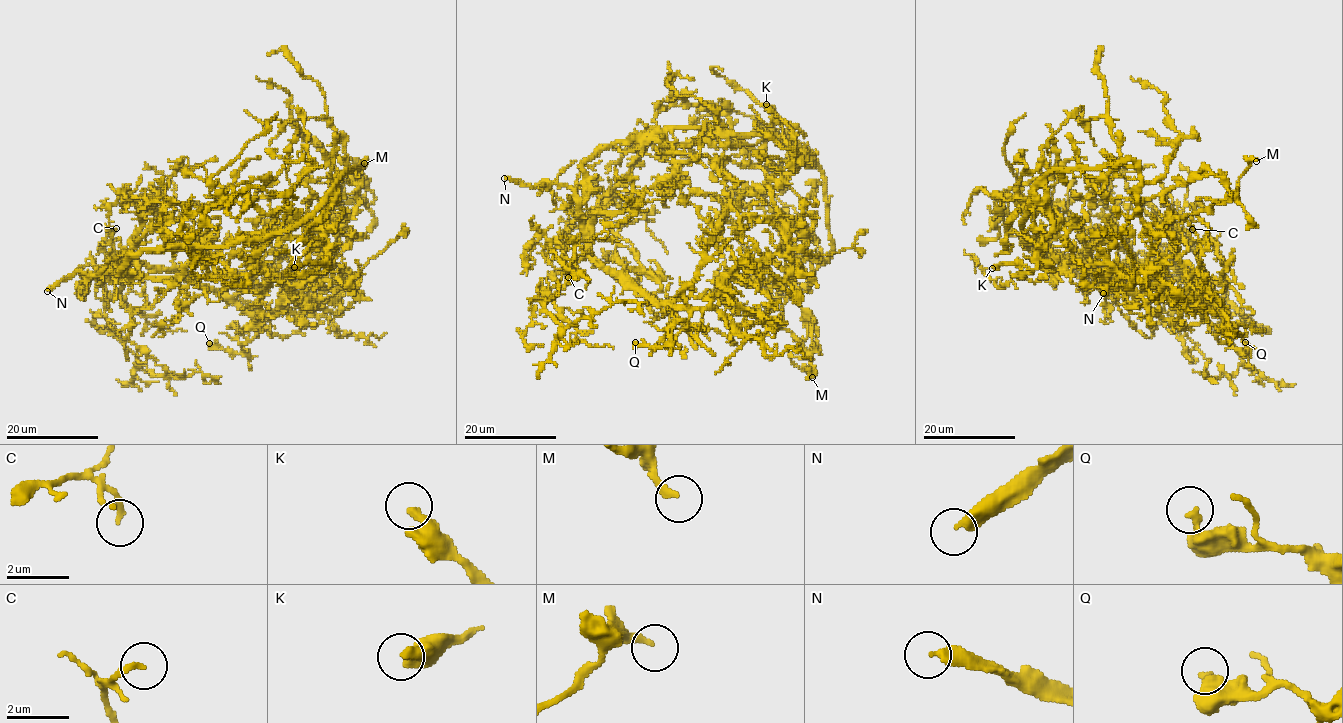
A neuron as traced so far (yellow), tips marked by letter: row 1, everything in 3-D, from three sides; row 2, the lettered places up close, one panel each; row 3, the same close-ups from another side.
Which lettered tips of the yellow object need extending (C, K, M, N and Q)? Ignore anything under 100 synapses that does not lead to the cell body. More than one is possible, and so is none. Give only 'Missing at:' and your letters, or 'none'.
Missing at: N

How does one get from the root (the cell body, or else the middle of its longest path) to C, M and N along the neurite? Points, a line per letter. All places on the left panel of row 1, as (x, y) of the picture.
C: (261, 286), (225, 296), (132, 264), (118, 291), (99, 299), (111, 264), (104, 240), (116, 228)
M: (261, 286), (295, 220), (309, 212), (332, 220), (335, 208), (359, 201), (345, 195), (342, 178), (364, 163)
N: (261, 286), (225, 296), (177, 272), (131, 261), (119, 272), (73, 272), (47, 291)

